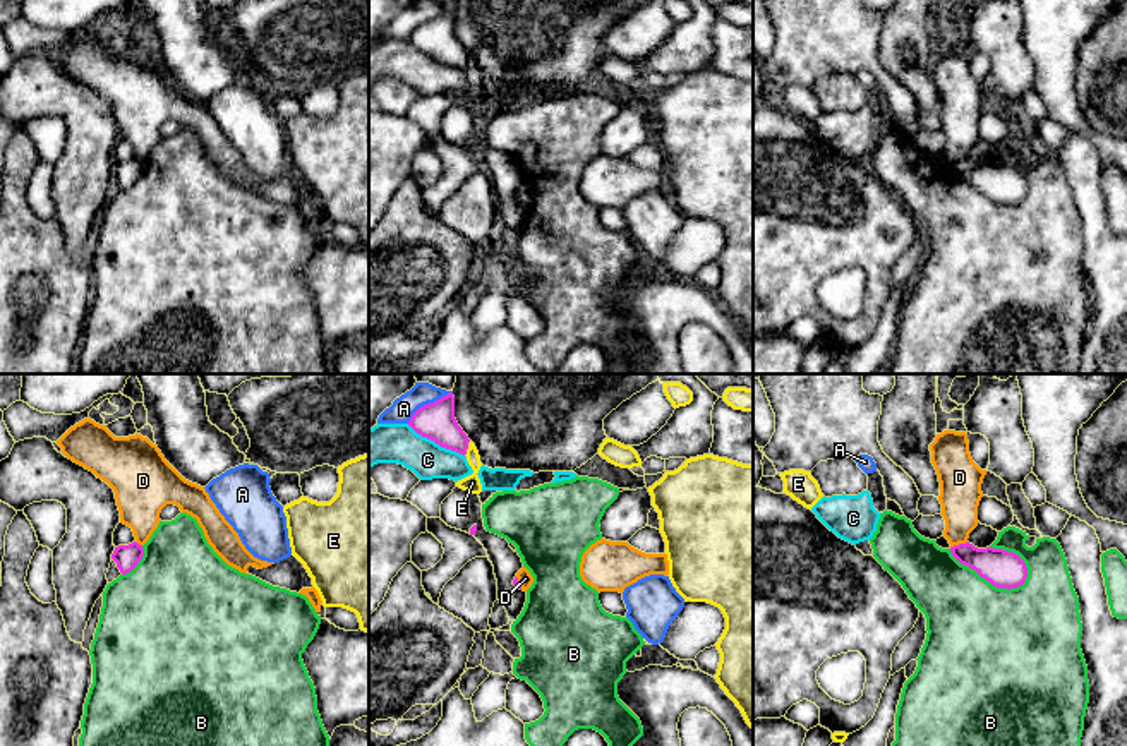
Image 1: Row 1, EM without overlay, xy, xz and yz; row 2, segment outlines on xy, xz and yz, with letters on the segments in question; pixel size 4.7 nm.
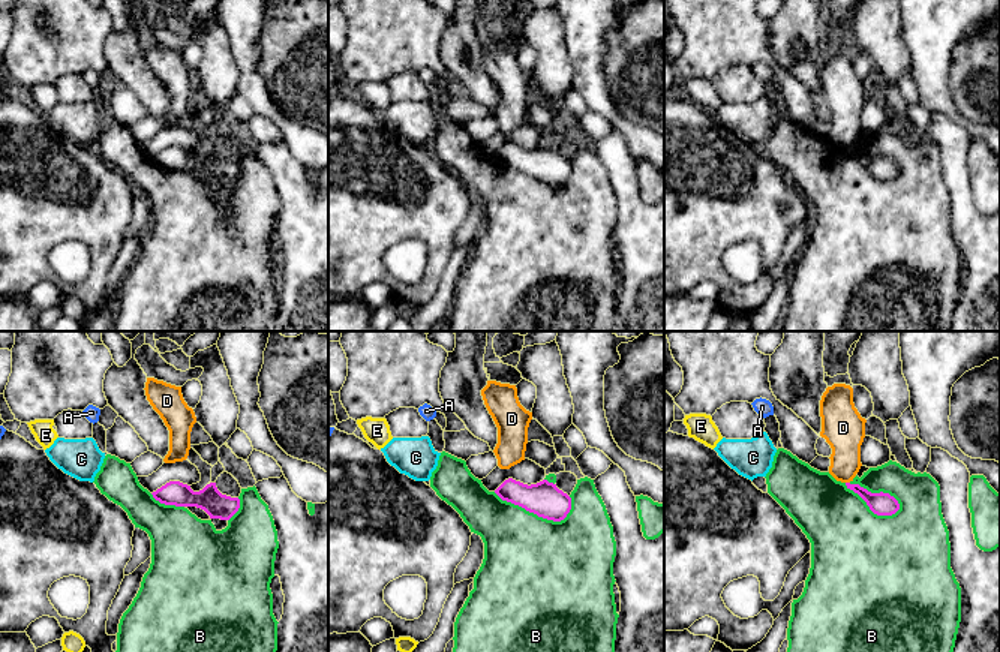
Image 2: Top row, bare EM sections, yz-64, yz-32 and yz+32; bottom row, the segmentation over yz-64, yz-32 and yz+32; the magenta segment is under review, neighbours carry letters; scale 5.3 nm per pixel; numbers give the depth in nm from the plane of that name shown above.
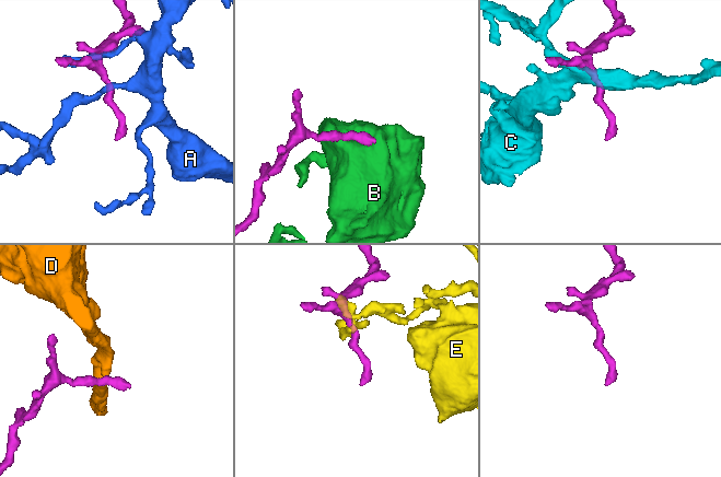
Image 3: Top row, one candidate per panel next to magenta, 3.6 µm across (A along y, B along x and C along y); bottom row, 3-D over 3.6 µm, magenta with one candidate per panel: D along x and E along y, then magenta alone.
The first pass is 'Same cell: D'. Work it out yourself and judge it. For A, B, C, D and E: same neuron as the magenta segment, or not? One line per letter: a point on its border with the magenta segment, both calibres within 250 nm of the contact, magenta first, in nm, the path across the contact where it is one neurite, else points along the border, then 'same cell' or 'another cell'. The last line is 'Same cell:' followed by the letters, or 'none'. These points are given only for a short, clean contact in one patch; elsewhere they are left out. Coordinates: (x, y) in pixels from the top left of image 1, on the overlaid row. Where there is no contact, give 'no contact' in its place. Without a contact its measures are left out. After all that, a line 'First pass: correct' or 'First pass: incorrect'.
A: xz (429, 403) | 180/110 nm | along xz (452, 391), (424, 403), (407, 422) | another cell
B: yz (988, 580) | 180/460 nm | another cell
C: xz (436, 443) | 180/190 nm | another cell
D: yz (959, 544) | 180/190 nm | along yz (966, 541), (951, 547) | another cell
E: xz (467, 448) | 180/80 nm | another cell
Same cell: none
First pass: incorrect

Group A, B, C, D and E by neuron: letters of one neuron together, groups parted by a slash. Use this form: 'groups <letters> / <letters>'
groups A / B / C / D / E

